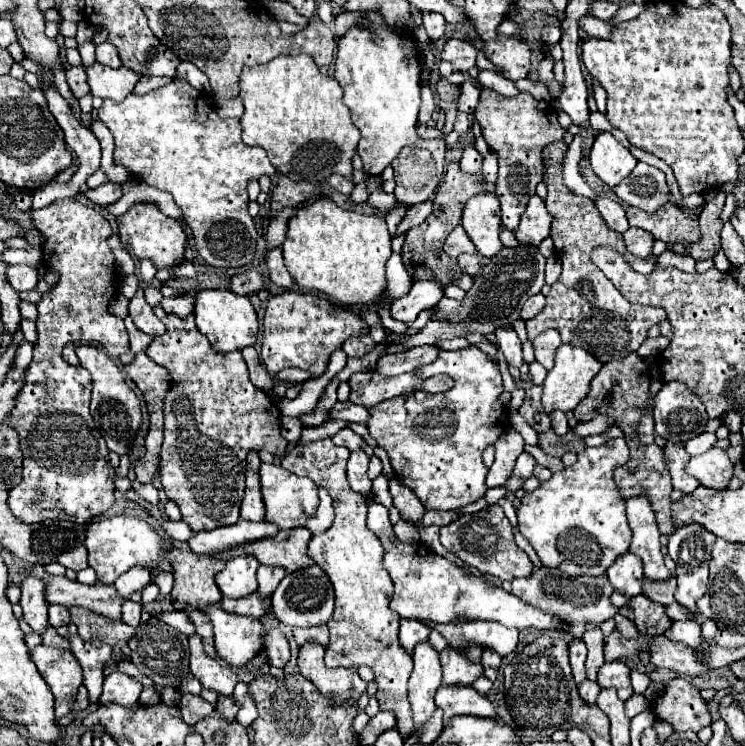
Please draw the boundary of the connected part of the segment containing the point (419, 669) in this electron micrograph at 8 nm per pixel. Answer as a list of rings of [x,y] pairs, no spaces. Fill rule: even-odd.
[[[421,643],[413,651],[413,673],[409,677],[409,701],[413,707],[415,729],[421,729],[435,711],[433,697],[441,685],[439,653],[429,645]]]

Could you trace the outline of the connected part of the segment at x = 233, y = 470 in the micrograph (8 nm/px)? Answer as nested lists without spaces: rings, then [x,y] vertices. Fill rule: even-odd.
[[[167,315],[163,319],[167,333],[155,337],[147,347],[147,355],[171,375],[169,391],[165,393],[165,437],[159,455],[159,477],[167,493],[167,499],[175,501],[181,509],[183,521],[193,531],[211,531],[221,525],[233,525],[239,521],[239,507],[245,491],[245,457],[249,451],[269,451],[271,455],[283,455],[289,447],[281,435],[281,413],[277,403],[249,381],[247,365],[241,353],[217,353],[209,339],[195,327],[193,315],[179,319]]]

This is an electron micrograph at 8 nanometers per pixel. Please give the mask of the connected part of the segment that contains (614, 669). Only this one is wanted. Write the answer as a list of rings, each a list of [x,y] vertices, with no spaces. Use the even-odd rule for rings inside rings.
[[[621,661],[603,663],[597,671],[597,683],[601,687],[613,687],[619,693],[619,699],[627,701],[633,695],[631,681],[629,681],[629,667]]]

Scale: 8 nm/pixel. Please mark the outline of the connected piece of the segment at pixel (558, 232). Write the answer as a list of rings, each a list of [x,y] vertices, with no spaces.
[[[545,165],[543,181],[549,189],[545,205],[547,205],[549,215],[553,215],[551,237],[555,243],[555,255],[557,255],[557,259],[561,259],[563,271],[561,271],[561,277],[551,285],[545,309],[527,321],[527,337],[535,339],[539,333],[543,333],[549,327],[557,329],[563,343],[589,351],[601,363],[609,363],[609,359],[619,359],[623,355],[637,351],[639,345],[647,339],[649,327],[661,323],[663,319],[667,319],[667,315],[659,307],[629,303],[615,289],[615,285],[595,267],[595,263],[591,261],[591,253],[595,247],[615,249],[625,257],[625,261],[637,273],[643,273],[643,275],[647,275],[655,269],[655,257],[637,259],[637,257],[629,255],[621,235],[611,231],[605,225],[595,203],[587,197],[573,195],[569,189],[563,187],[561,167]]]

